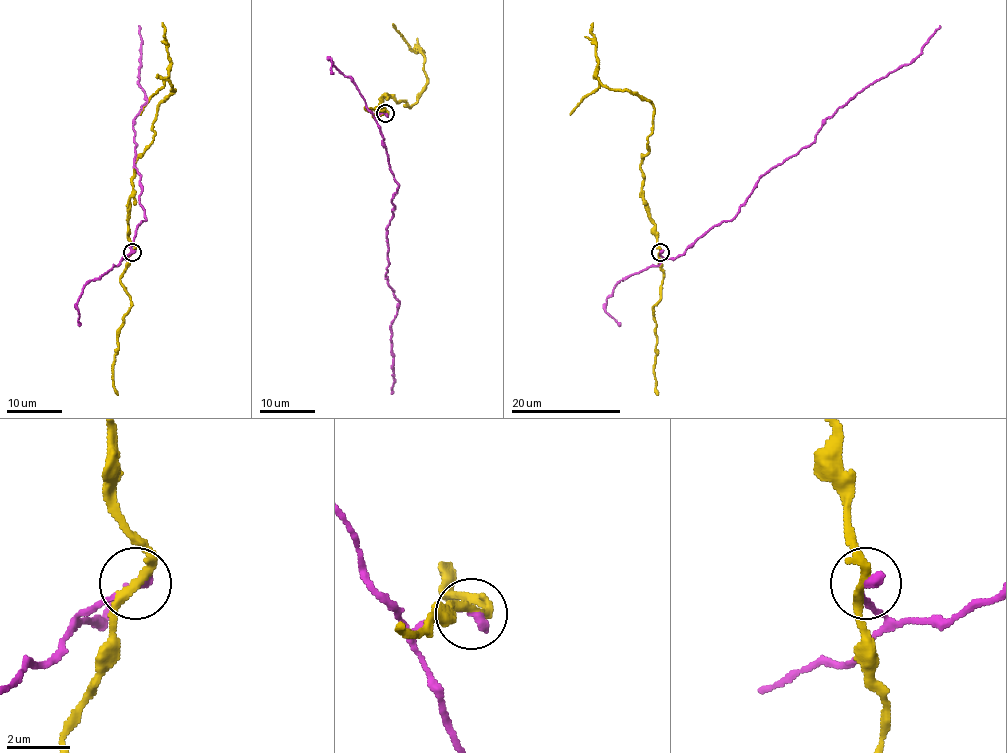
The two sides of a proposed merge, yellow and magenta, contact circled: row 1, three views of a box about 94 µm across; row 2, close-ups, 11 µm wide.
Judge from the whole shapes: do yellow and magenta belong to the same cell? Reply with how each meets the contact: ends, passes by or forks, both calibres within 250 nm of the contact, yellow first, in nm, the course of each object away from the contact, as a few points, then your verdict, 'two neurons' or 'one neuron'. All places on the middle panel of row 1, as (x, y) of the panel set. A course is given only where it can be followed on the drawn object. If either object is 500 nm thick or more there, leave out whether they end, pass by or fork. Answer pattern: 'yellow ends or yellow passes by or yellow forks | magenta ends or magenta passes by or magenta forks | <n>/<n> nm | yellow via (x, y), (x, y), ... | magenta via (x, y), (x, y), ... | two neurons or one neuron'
yellow passes by | magenta ends | 280/320 nm | yellow via (384, 113), (380, 109), (383, 95), (405, 101), (409, 108), (427, 82), (423, 51), (415, 46) | magenta via (384, 113), (375, 117), (398, 184), (387, 227), (386, 279), (399, 303), (391, 323), (393, 393) | two neurons

